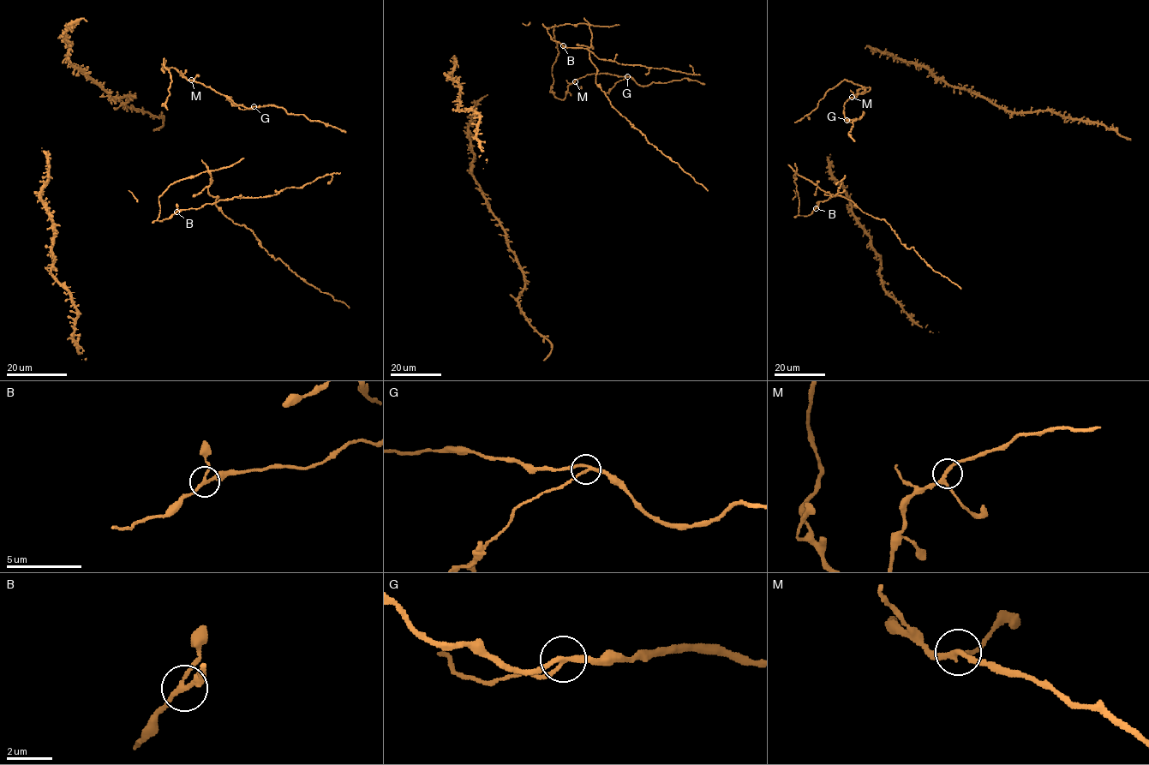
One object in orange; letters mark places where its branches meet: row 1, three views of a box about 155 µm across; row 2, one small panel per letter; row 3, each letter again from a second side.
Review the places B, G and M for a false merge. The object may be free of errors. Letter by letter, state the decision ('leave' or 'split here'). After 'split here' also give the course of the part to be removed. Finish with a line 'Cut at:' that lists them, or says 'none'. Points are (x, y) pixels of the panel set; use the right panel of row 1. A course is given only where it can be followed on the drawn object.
B: leave
G: split here; foreign part runs (846, 120), (852, 122), (864, 114)
M: leave
Cut at: G

